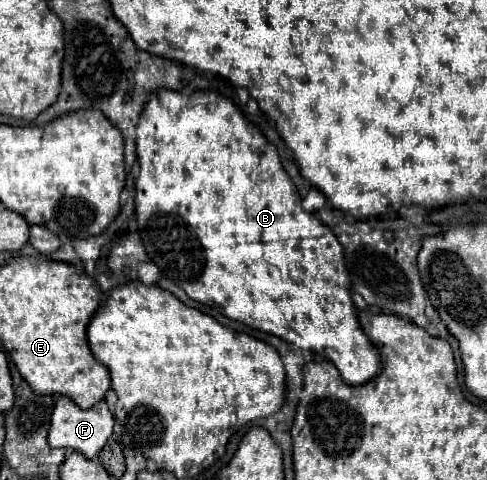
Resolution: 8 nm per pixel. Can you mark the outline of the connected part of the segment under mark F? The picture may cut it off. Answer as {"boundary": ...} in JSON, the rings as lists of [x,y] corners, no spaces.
{"boundary":[[[59,397],[53,415],[51,415],[51,427],[49,427],[49,445],[51,447],[69,447],[87,459],[93,459],[109,441],[113,433],[113,413],[107,407],[105,401],[95,403],[91,409],[79,409],[69,397]]]}

